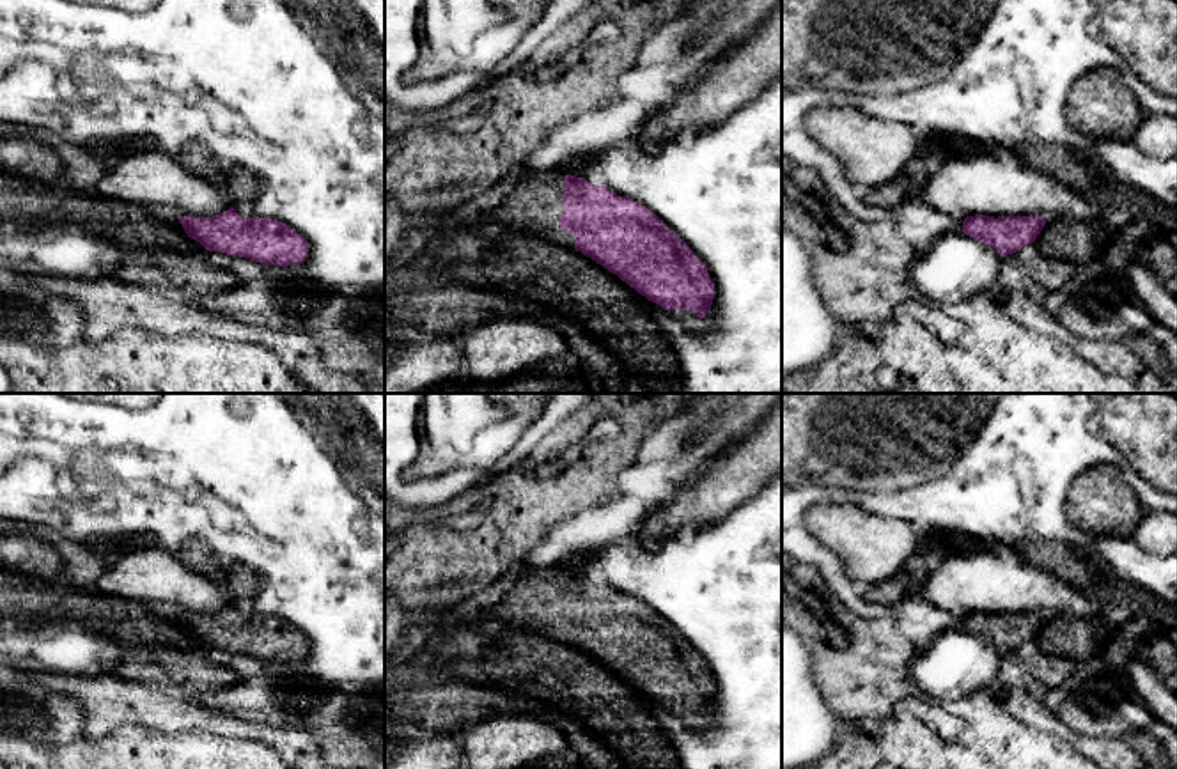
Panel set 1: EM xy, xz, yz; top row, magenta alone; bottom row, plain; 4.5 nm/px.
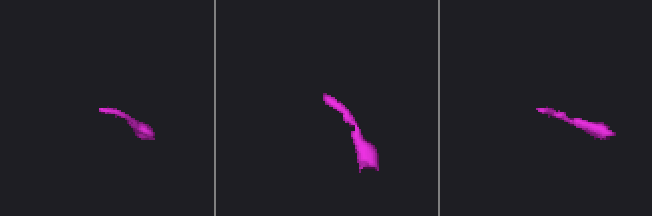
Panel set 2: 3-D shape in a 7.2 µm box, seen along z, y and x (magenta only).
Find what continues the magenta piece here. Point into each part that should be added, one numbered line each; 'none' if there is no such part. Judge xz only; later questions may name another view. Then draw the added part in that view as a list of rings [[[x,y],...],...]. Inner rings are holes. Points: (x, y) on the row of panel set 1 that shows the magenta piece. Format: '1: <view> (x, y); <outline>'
1: xz (530, 204); [[[565,172],[528,174],[509,177],[484,197],[459,206],[464,218],[491,218],[512,234],[574,250],[574,234],[564,230],[558,221],[564,214]]]

